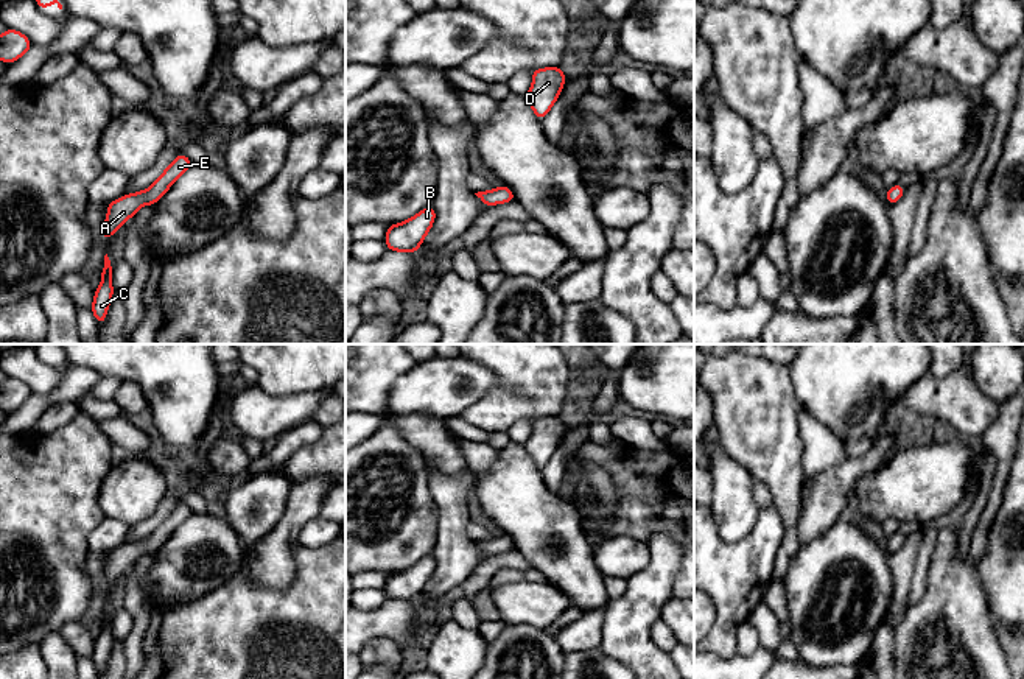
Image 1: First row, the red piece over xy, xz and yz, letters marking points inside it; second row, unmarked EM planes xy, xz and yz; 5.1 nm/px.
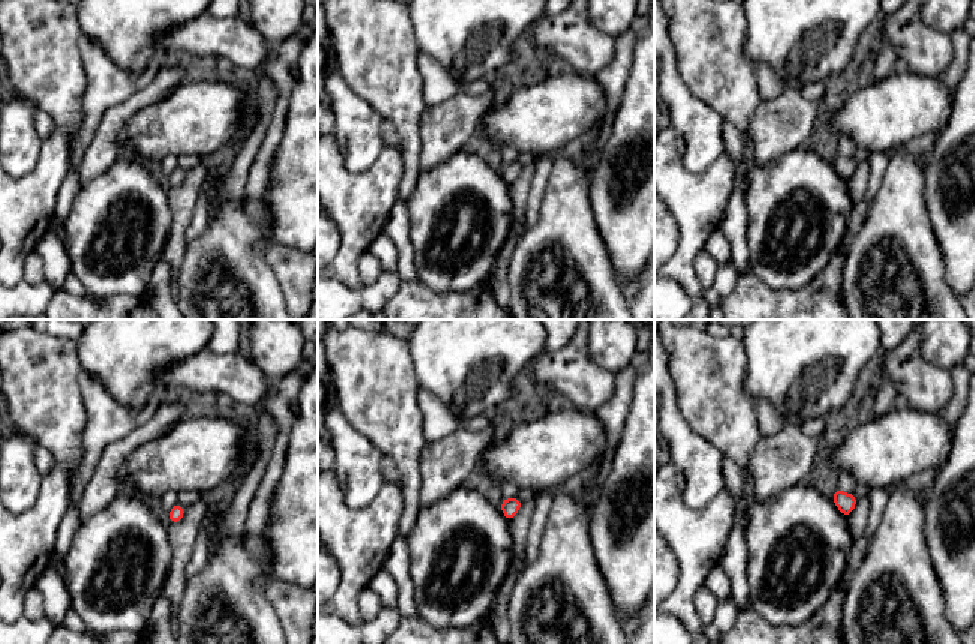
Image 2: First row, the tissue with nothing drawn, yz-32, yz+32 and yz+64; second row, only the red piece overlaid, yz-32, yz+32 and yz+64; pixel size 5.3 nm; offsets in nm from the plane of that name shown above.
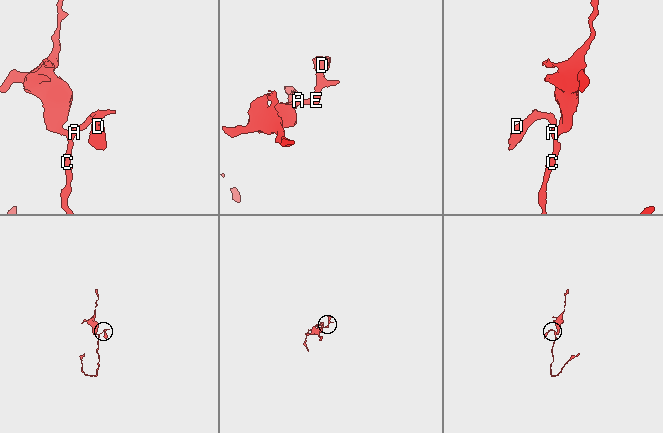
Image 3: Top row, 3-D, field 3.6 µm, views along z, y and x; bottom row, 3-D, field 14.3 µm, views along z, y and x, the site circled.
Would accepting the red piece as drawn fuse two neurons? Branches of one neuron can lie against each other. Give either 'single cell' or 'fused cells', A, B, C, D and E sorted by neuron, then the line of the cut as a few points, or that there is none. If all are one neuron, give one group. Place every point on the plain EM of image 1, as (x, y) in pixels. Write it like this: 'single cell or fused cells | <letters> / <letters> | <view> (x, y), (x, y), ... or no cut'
single cell | A B C D E | no cut

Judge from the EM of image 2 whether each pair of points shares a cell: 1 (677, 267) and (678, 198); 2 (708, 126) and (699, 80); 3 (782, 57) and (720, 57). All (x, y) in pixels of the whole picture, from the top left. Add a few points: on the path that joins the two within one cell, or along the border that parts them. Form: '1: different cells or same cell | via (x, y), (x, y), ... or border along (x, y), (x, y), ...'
1: same cell | via (687, 251), (689, 215)
2: different cells | border along (680, 75), (687, 89), (704, 101), (722, 120)
3: different cells | border along (746, 23), (746, 56), (753, 68)

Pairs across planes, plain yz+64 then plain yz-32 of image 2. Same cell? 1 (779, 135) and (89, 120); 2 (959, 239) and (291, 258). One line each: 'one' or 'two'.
1: two
2: two

